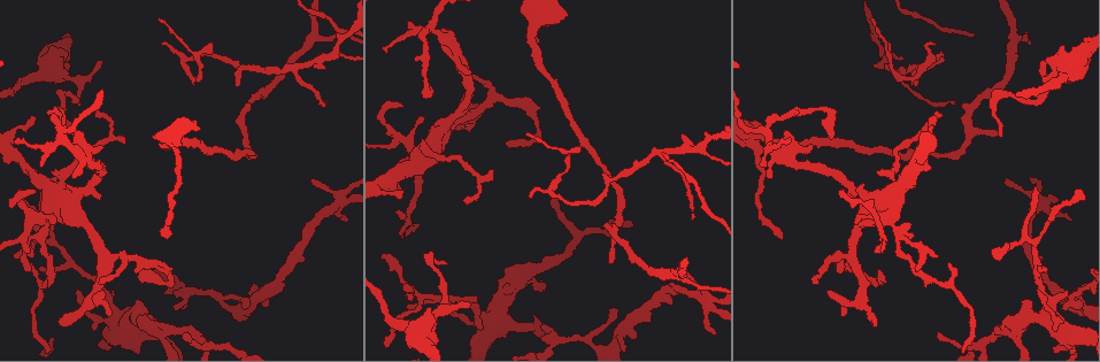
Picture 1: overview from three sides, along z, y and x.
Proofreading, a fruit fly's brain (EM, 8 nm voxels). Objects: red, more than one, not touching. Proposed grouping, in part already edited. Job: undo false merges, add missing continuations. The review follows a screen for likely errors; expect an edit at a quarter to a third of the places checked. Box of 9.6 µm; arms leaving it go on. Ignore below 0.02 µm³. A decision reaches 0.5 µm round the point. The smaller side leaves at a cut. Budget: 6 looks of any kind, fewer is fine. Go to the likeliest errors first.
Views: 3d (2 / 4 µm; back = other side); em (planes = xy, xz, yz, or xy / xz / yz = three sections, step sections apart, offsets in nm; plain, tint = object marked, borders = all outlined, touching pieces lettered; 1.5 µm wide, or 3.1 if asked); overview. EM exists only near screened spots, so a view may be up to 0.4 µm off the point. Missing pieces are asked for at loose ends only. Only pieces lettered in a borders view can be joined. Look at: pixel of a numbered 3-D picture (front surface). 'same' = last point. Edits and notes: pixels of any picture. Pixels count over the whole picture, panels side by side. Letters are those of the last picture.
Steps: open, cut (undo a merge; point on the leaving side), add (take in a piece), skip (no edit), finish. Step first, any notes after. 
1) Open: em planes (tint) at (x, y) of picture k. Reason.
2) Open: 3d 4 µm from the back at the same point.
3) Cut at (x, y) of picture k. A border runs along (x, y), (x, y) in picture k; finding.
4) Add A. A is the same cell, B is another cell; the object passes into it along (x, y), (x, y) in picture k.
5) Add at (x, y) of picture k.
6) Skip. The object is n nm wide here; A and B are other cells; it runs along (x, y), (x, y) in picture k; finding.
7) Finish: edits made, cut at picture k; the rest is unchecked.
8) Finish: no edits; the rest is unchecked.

Open: 3d 2 µm at (1004, 93) of picture 1. Sharp bend.

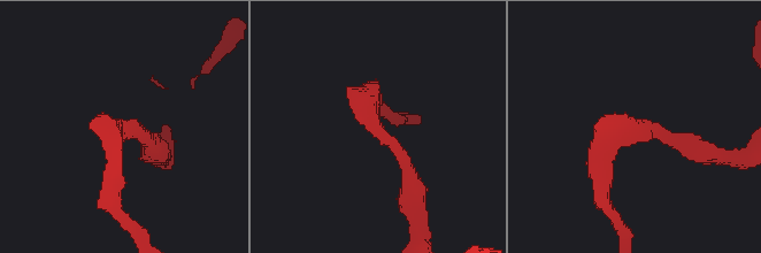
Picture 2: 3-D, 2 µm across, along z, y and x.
Open: em yz step 8 (tint) at (373, 127) of picture 2. Now the EM.

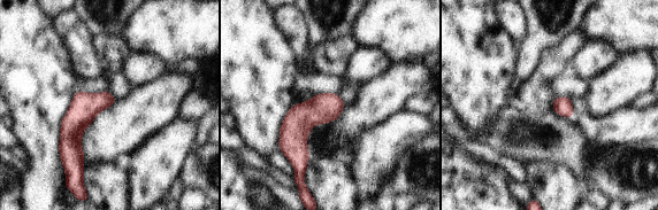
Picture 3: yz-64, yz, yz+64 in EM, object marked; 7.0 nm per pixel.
Open: em xy step 4 (borders) at the same point. Another direction.

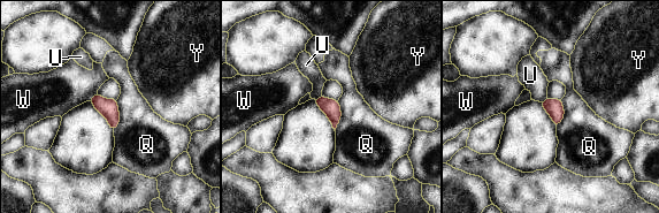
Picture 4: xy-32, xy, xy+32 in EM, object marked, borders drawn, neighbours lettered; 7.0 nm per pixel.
Skip. Q, U, W and Y are other cells; a border runs along (321, 94), (314, 99) in picture 4; continuous, no second cell.

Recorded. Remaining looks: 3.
Open: 3d 4 µm at (531, 195) of picture 1. Free end.

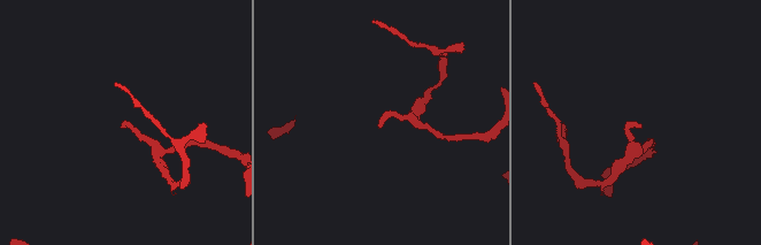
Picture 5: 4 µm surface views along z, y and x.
Open: em planes (tint) at (122, 128) of picture 5. Need the tissue.

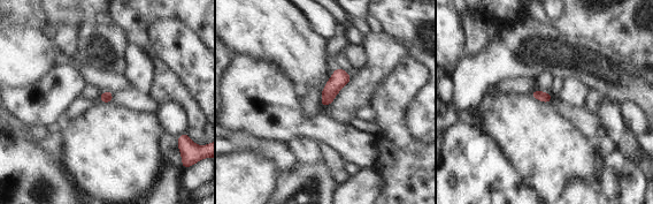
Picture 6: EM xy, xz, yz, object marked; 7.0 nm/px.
Open: em planes (borders) at the same point.

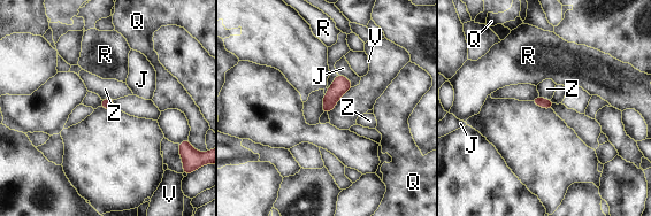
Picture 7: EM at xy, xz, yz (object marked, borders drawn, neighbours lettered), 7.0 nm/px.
Skip. The object is 80 nm wide here; J, Q, R, V and Z are other cells; a border runs along (114, 99), (106, 98), (102, 100) in picture 7; none of them fits.

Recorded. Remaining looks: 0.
Finish: no edits; the rest is unchecked.

